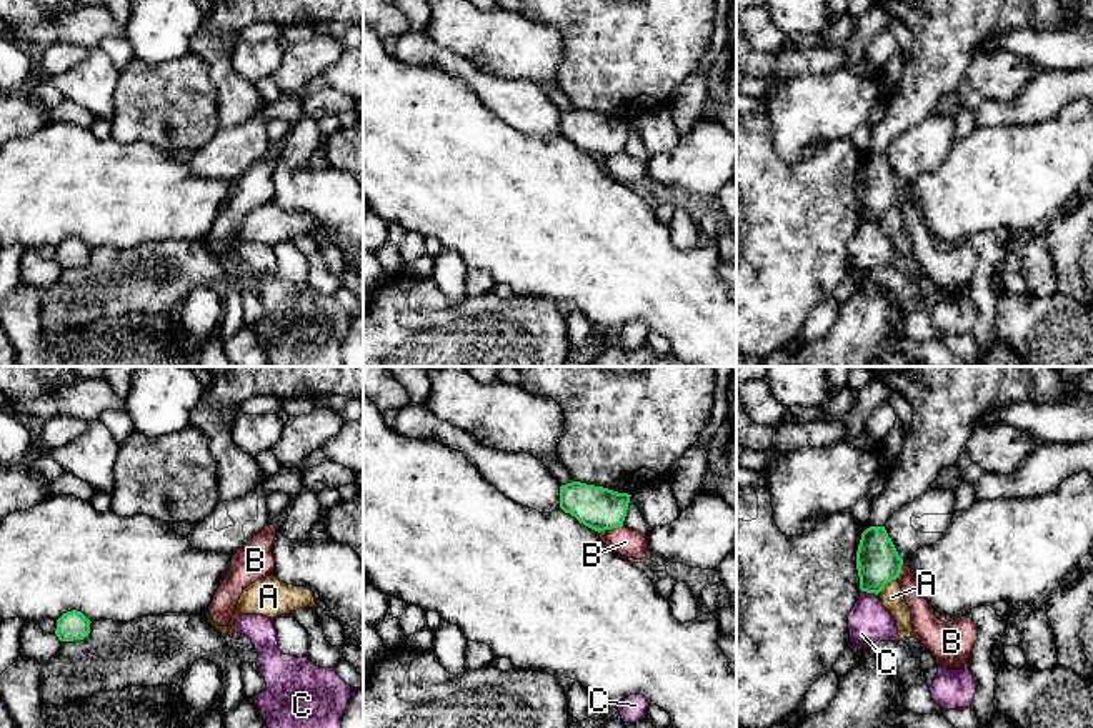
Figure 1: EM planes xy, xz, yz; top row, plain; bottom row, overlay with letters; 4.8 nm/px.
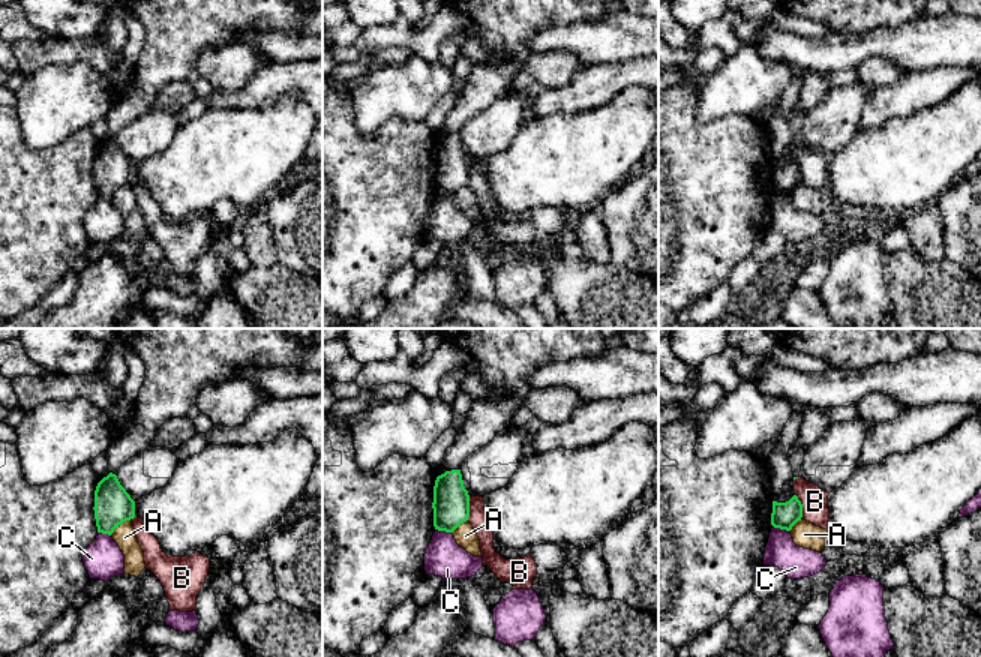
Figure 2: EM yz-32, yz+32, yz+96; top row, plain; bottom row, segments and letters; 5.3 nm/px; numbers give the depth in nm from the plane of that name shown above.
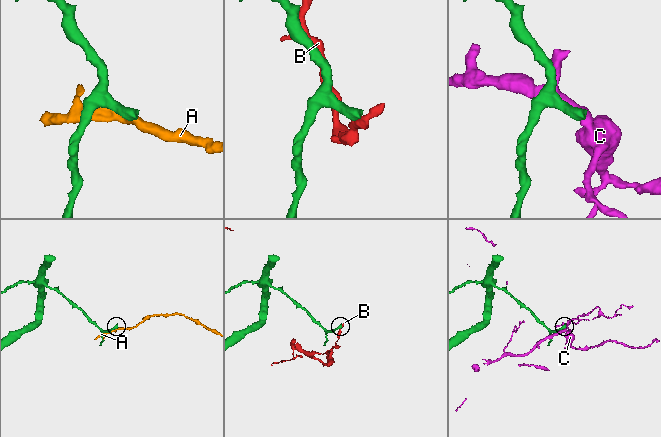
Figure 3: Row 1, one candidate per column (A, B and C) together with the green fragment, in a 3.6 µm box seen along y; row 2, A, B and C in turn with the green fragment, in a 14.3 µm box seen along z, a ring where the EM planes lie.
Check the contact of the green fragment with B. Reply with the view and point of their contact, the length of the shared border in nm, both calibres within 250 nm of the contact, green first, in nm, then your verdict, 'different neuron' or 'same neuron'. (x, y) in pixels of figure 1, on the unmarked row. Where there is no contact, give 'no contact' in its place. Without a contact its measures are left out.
meets green in xz at (610, 155); contact 120 nm long; 200 nm thick on the green side, 140 nm on the other; different neuron

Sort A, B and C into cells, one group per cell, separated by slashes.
A / B / C

